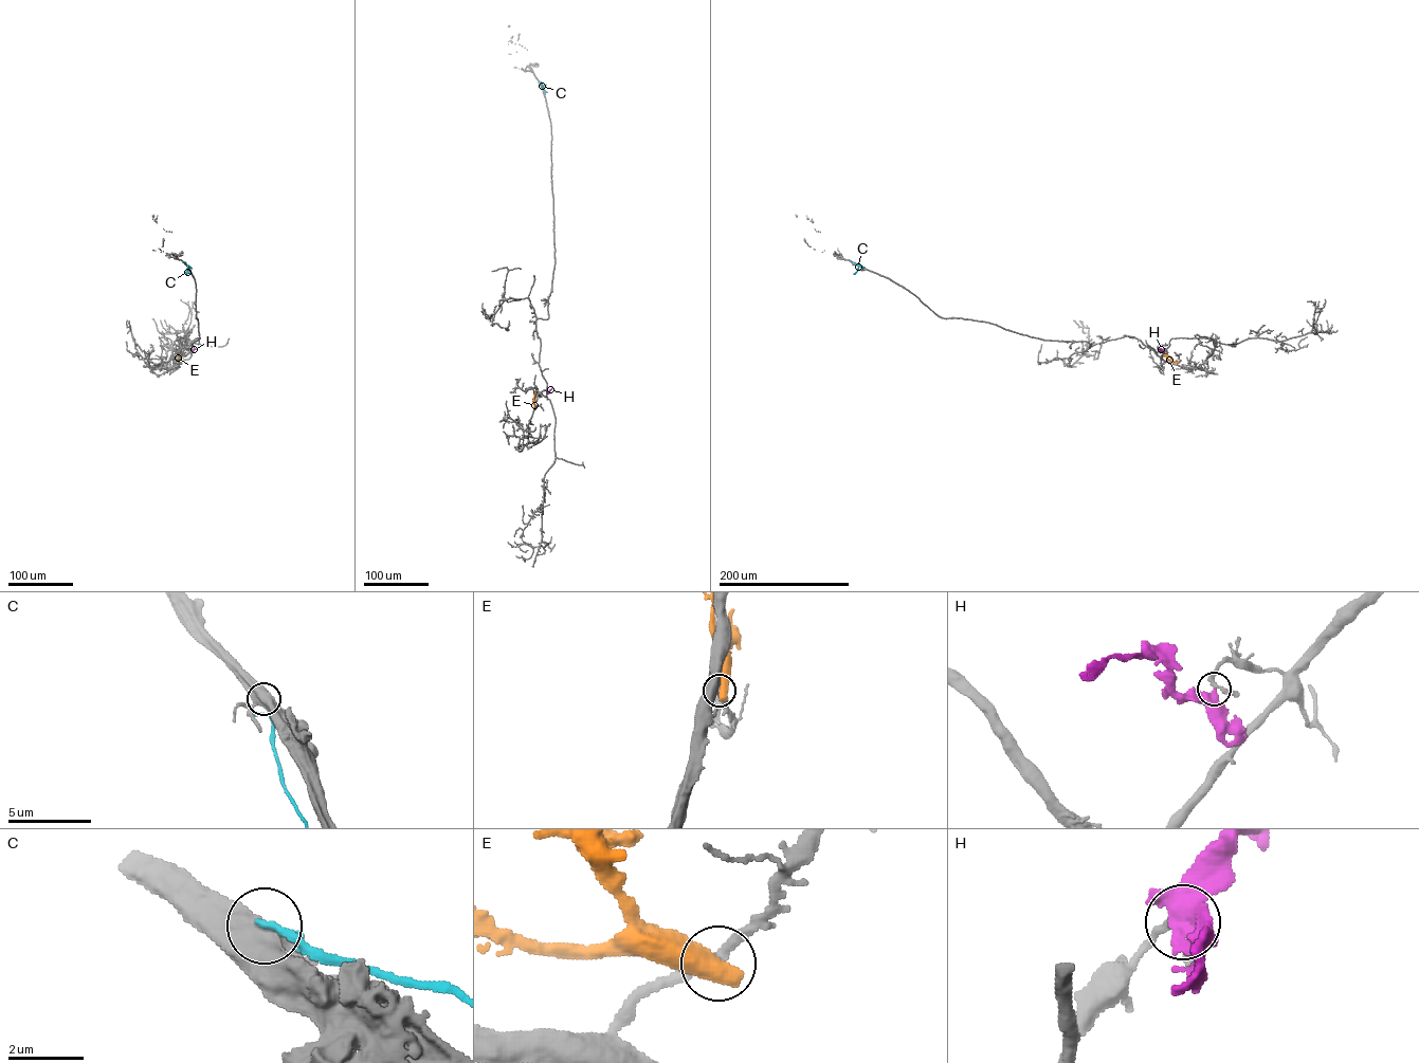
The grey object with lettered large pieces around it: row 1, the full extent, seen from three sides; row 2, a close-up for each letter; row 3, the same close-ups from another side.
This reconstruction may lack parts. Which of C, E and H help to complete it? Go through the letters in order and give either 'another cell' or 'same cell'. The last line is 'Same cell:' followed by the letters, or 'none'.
C: another cell
E: another cell
H: another cell
Same cell: none

